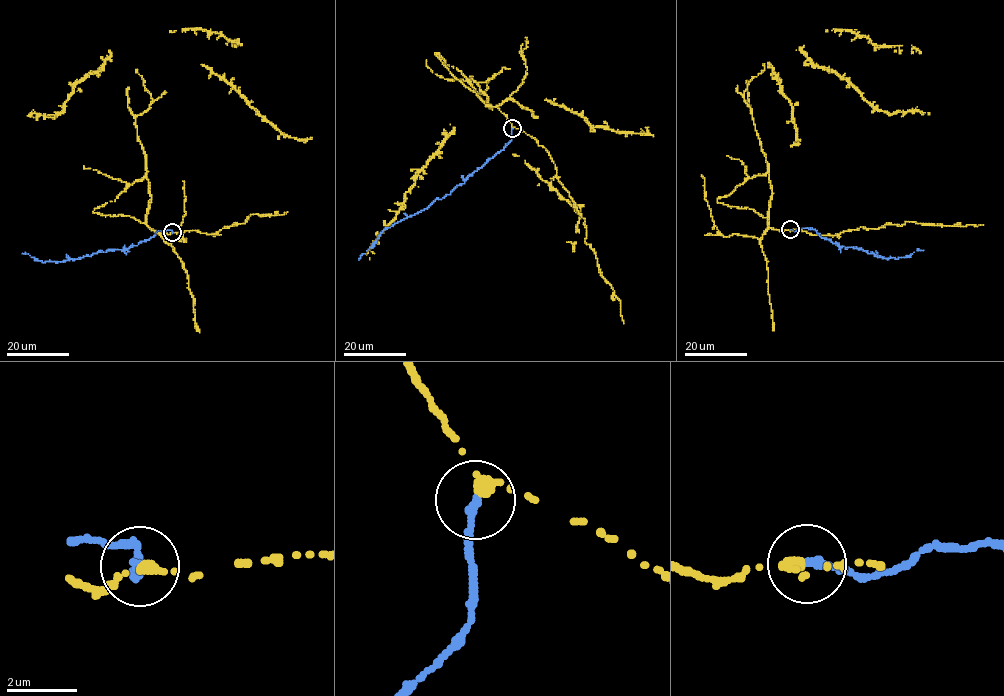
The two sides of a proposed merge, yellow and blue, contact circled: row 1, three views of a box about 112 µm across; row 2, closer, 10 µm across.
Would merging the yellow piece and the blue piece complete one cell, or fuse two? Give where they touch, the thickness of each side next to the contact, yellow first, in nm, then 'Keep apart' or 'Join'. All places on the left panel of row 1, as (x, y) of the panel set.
Place: (172, 232). Thickness 340 nm (yellow) against 240 nm. Join

